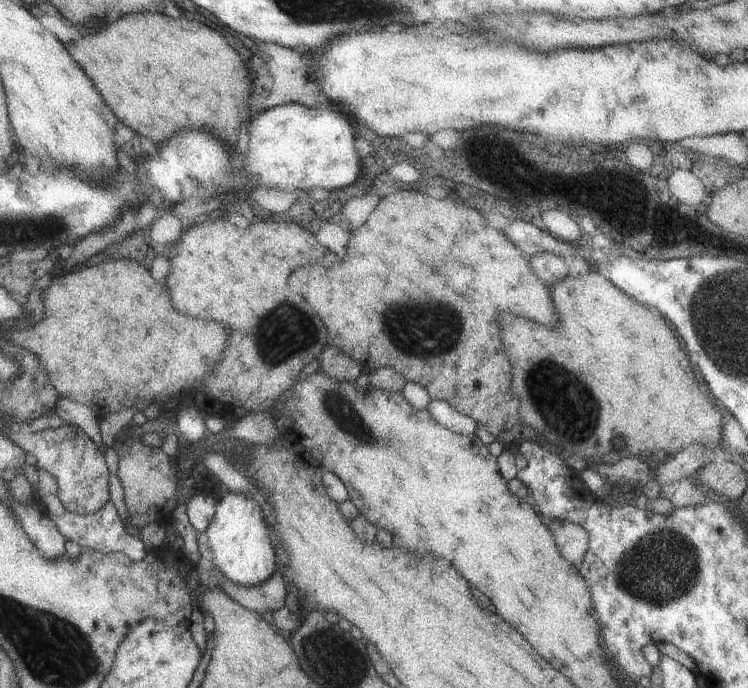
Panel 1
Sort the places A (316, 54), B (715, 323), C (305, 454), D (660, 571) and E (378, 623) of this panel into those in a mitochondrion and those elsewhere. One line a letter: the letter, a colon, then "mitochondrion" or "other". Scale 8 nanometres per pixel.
A: other
B: mitochondrion
C: other
D: mitochondrion
E: other

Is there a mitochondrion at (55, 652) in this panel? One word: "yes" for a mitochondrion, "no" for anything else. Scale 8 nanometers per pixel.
yes

